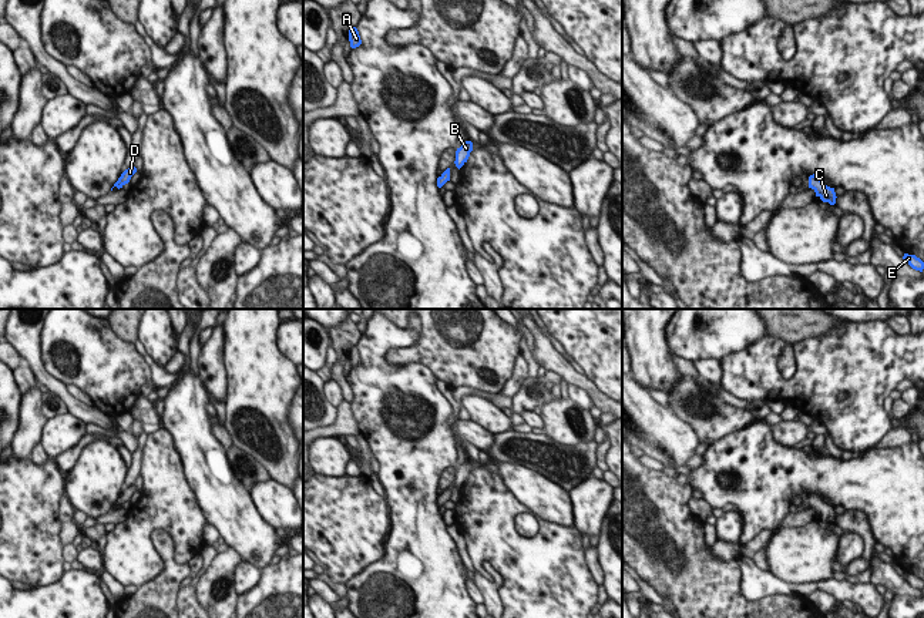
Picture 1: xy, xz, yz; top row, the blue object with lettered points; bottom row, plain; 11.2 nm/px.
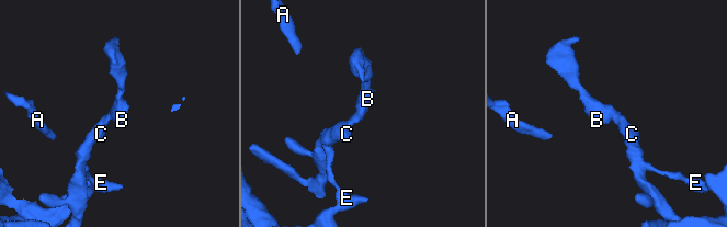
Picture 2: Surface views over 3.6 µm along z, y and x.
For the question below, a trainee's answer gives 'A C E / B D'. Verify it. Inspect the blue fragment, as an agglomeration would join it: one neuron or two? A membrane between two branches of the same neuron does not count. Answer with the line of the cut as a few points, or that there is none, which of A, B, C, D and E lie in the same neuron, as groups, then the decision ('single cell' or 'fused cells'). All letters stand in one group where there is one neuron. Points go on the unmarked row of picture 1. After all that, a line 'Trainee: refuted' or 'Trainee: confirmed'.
cut none; groups A B C D E; single cell
Trainee: refuted

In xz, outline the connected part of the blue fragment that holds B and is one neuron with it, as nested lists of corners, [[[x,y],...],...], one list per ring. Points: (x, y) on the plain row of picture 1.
[[[466,460],[460,467],[457,467],[454,483],[458,488],[467,481],[471,470],[473,470],[471,460]]]

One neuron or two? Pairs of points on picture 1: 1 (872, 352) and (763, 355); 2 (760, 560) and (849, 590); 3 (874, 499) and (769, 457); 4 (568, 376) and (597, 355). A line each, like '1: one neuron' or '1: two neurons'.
1: one neuron
2: two neurons
3: one neuron
4: two neurons

